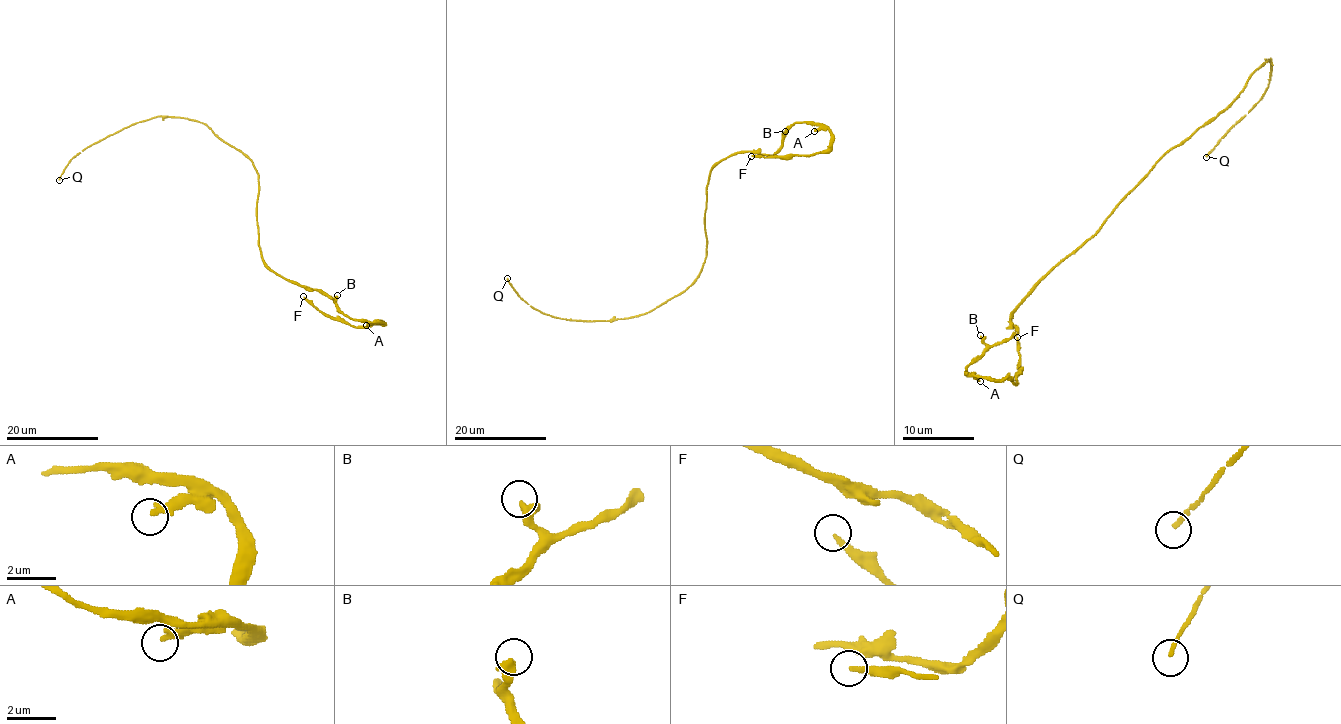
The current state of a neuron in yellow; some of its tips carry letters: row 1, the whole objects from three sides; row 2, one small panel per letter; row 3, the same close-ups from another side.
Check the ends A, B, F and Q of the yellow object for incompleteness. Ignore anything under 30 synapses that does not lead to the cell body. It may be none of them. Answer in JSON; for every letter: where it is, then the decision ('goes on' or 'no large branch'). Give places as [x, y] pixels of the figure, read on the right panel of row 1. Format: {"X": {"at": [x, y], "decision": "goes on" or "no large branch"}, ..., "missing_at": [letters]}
{"A": {"at": [980, 381], "decision": "no large branch"}, "B": {"at": [980, 335], "decision": "no large branch"}, "F": {"at": [1017, 337], "decision": "no large branch"}, "Q": {"at": [1206, 157], "decision": "goes on"}, "missing_at": ["Q"]}

